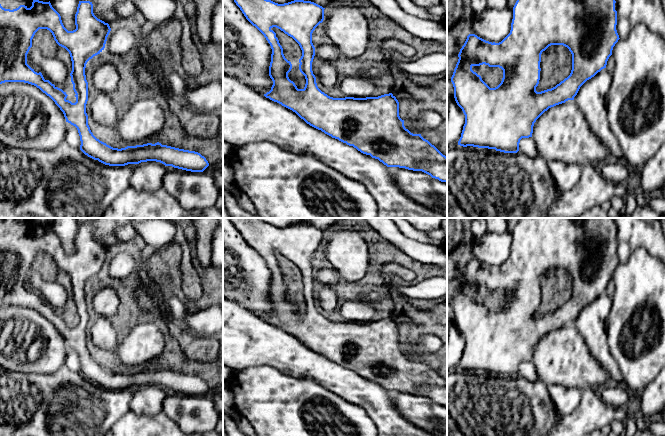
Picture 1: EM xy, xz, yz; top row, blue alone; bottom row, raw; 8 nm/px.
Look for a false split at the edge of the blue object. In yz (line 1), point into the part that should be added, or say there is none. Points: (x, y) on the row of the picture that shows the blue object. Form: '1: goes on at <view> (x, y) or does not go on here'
1: does not go on here

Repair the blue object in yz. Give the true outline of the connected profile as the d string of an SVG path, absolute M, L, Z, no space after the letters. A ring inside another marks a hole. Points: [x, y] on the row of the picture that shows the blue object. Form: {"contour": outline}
{"contour": "M517 0L513 7L510 33L501 42L492 43L475 34L469 34L460 49L459 59L451 77L455 101L465 115L458 145L517 153L520 140L532 137L534 123L545 111L568 100L574 100L580 87L606 68L613 47L620 39L616 30L615 3L615 0ZM551 45L563 45L569 49L572 54L572 70L570 75L555 87L537 92L541 54ZM483 64L503 70L502 81L497 87L490 88L481 76L472 70L473 66Z"}

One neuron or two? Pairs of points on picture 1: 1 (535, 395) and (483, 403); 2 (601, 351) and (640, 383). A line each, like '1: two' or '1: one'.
1: one
2: two

